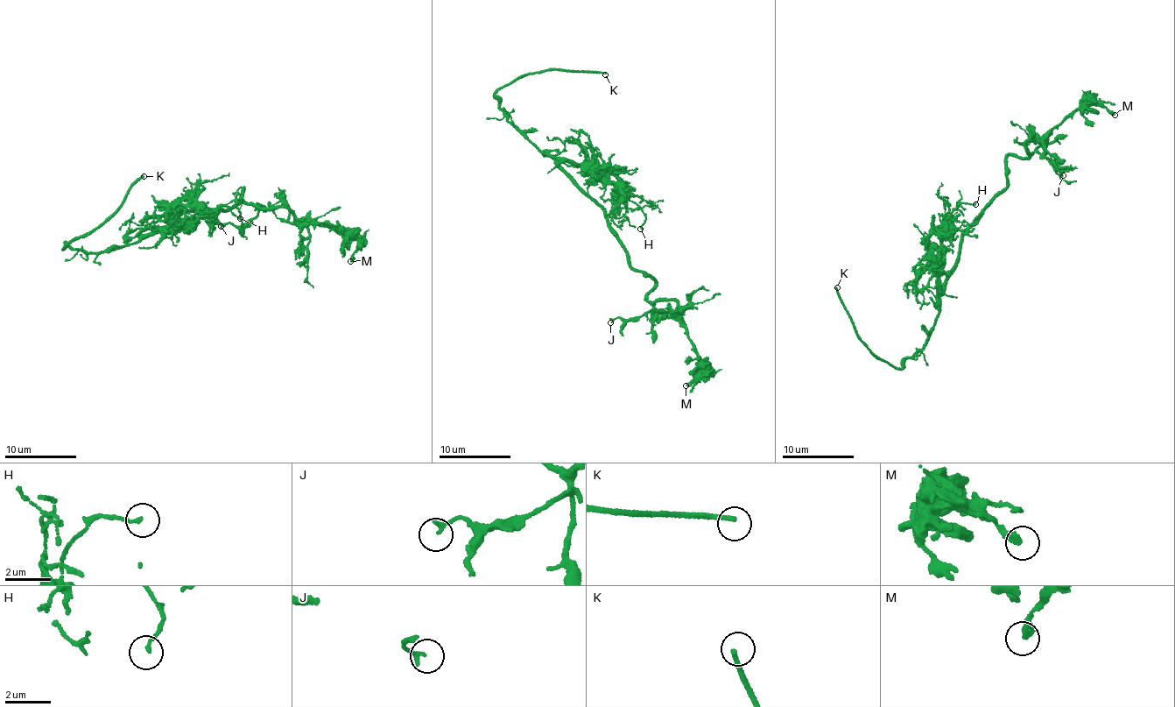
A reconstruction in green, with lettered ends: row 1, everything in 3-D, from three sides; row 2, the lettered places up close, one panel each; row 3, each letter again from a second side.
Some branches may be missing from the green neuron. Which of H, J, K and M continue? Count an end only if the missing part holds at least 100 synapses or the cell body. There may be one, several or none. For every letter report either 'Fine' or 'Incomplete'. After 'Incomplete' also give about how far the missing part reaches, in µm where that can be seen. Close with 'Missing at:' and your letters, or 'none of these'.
H: Fine
J: Fine
K: Incomplete. Missing length about 20 µm
M: Fine
Missing at: K

